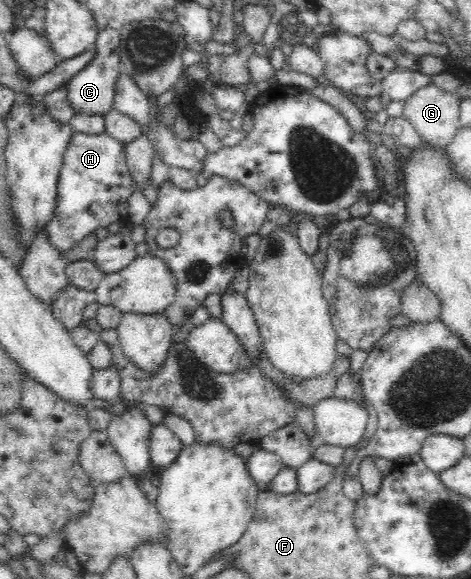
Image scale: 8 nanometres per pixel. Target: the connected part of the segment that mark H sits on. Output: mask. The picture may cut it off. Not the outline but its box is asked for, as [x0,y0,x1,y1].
[46,132,137,253]

